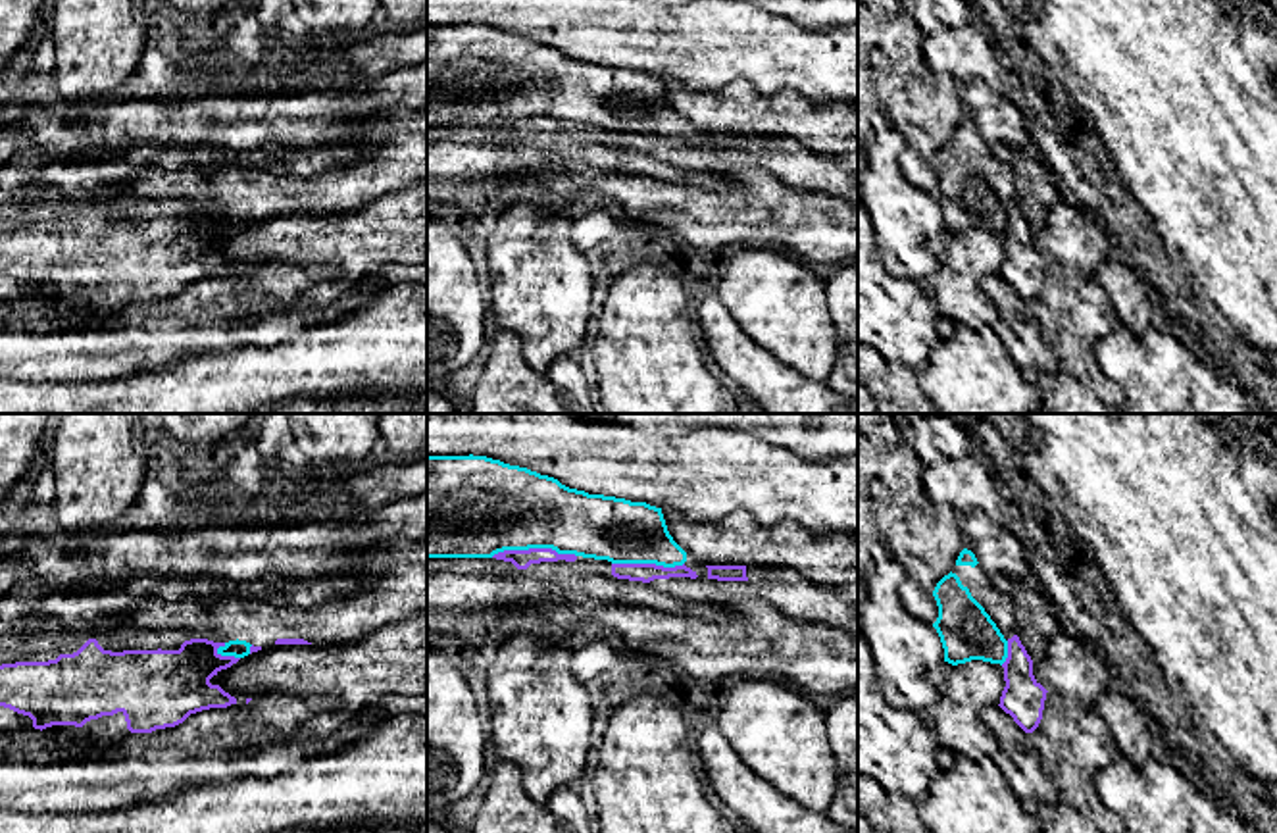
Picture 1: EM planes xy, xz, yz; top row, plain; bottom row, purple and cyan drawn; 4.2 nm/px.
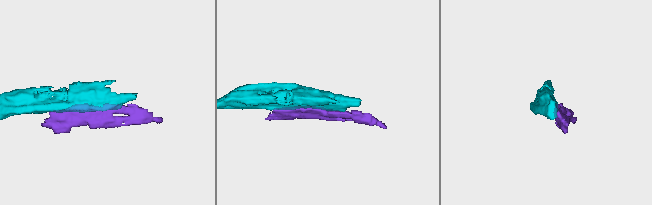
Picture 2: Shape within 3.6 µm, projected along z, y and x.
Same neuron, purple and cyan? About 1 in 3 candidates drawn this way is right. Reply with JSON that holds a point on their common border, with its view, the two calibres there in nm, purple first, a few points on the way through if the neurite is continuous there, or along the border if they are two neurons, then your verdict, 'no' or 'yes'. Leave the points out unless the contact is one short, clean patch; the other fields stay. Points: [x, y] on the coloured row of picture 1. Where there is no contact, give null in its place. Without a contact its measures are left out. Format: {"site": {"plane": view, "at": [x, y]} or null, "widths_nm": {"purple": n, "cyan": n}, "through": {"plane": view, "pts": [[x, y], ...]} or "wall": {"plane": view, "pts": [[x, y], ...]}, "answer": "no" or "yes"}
{"site": {"plane": "xz", "at": [533, 549]}, "widths_nm": {"purple": 80, "cyan": 380}, "wall": {"plane": "xz", "pts": [[575, 555], [558, 555], [550, 549], [504, 549], [491, 556]]}, "answer": "no"}

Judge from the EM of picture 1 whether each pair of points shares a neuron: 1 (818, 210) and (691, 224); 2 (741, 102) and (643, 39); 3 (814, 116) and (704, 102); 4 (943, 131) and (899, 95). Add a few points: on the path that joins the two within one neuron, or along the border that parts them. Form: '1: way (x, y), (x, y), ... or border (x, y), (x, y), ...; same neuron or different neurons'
1: way (787, 216), (722, 218); same neuron
2: border (676, 77), (699, 87), (745, 81), (764, 95); different neurons
3: way (787, 114), (731, 110); same neuron
4: way (931, 120), (910, 99); same neuron

